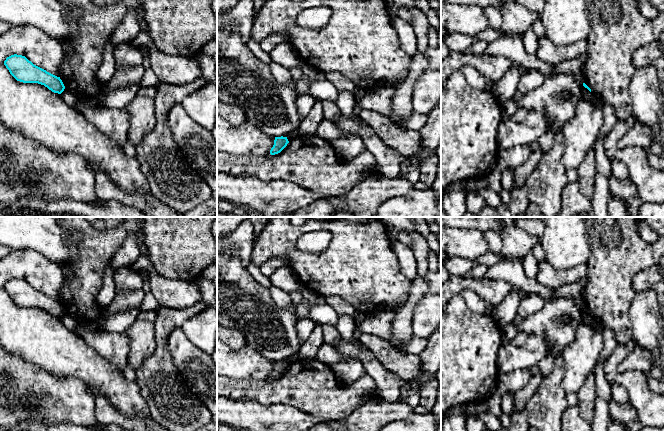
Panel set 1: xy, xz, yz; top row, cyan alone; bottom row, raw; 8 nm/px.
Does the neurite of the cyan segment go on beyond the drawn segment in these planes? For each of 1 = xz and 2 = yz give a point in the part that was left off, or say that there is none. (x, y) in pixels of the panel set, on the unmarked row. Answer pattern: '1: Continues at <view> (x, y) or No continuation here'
1: No continuation here
2: No continuation here

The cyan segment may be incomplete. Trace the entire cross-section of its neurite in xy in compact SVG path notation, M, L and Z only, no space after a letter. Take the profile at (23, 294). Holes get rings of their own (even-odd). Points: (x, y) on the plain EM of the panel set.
M17 278L11 279L6 282L4 289L17 305L23 307L38 307L58 318L61 318L65 313L60 301L34 289L25 280Z

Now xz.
M275 361L274 369L270 374L271 379L280 377L289 367L287 361Z

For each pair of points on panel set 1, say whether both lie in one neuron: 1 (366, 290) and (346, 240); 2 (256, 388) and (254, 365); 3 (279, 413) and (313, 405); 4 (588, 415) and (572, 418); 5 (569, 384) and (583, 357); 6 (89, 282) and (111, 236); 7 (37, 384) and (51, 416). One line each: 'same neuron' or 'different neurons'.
1: same neuron
2: different neurons
3: different neurons
4: different neurons
5: same neuron
6: same neuron
7: same neuron

